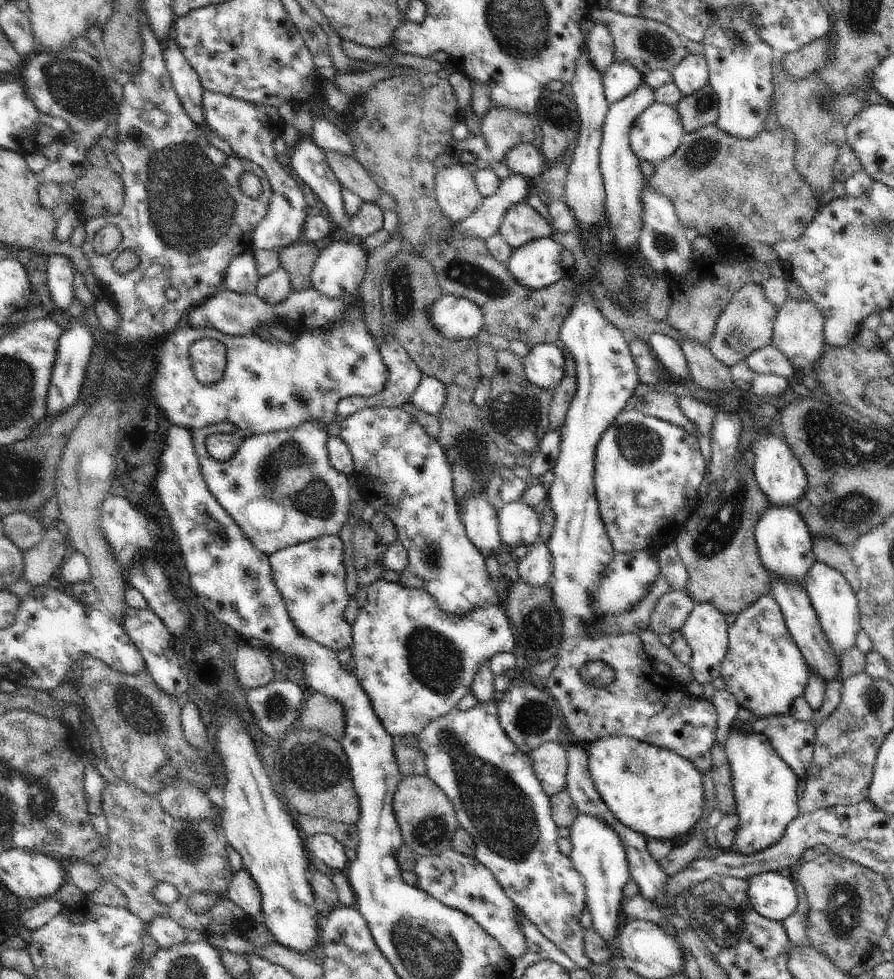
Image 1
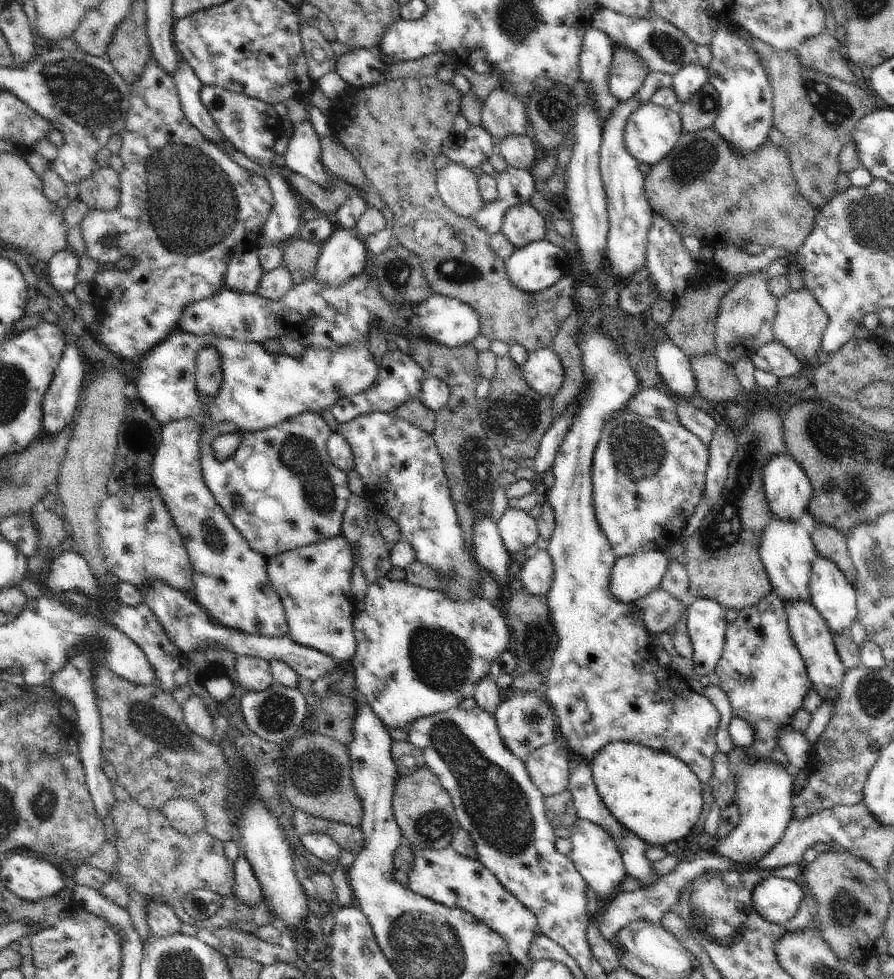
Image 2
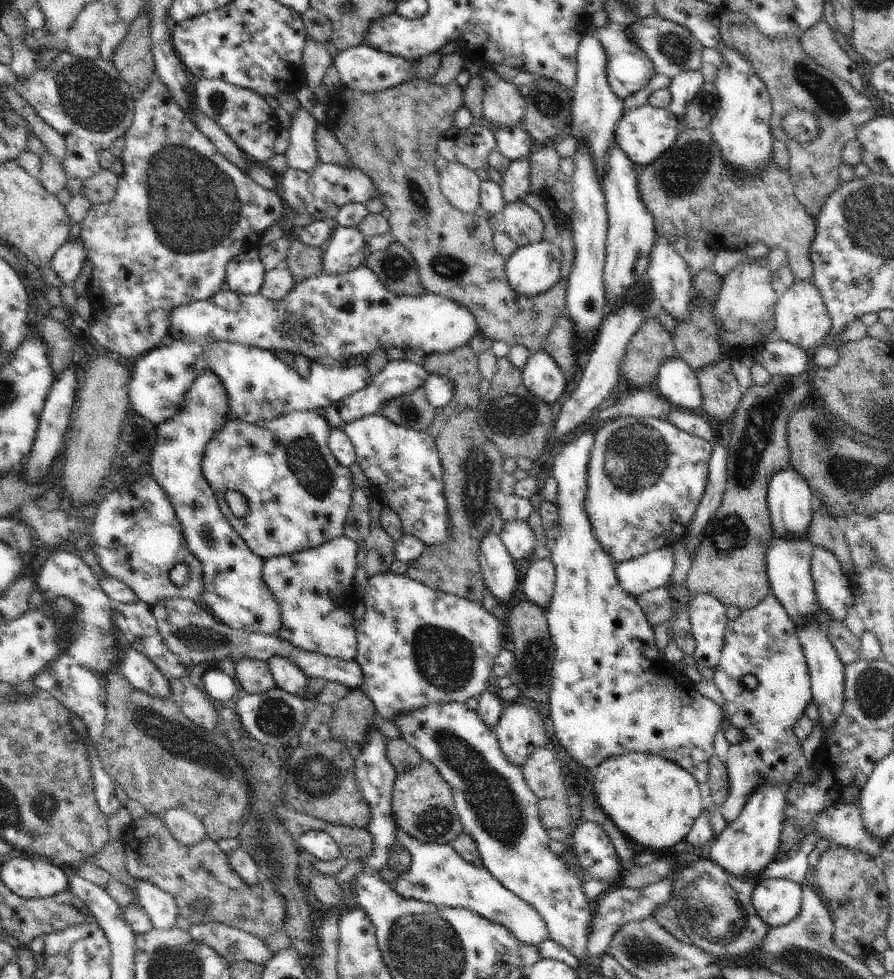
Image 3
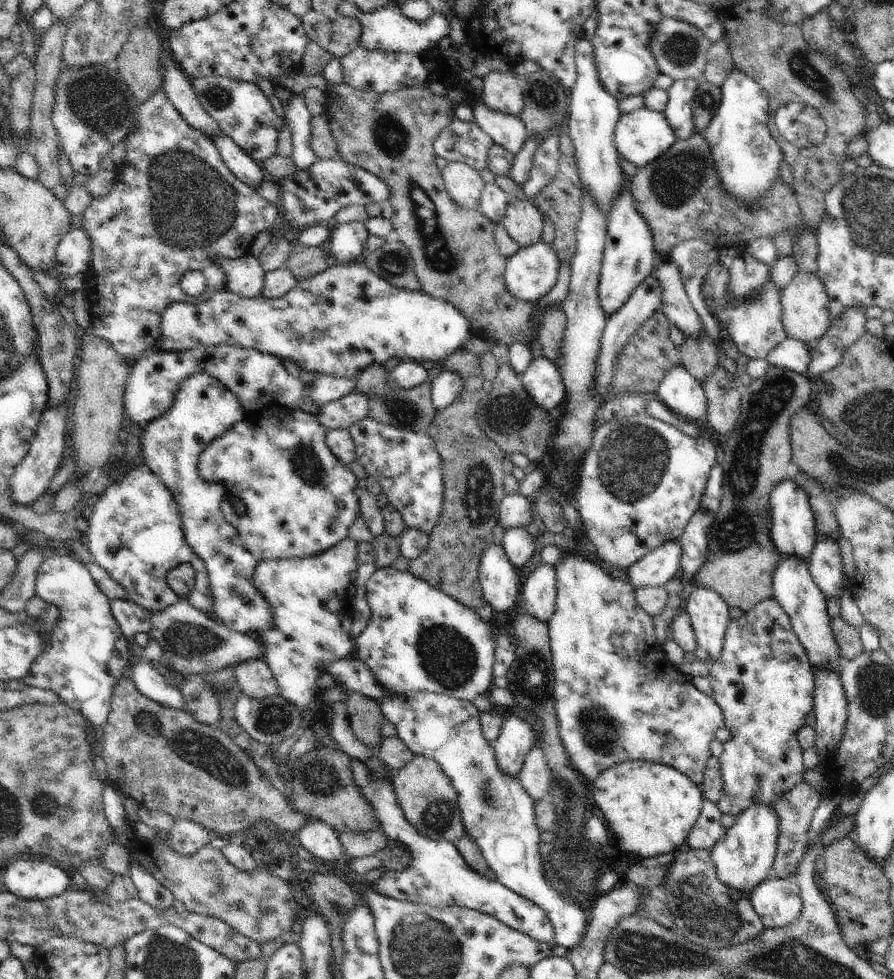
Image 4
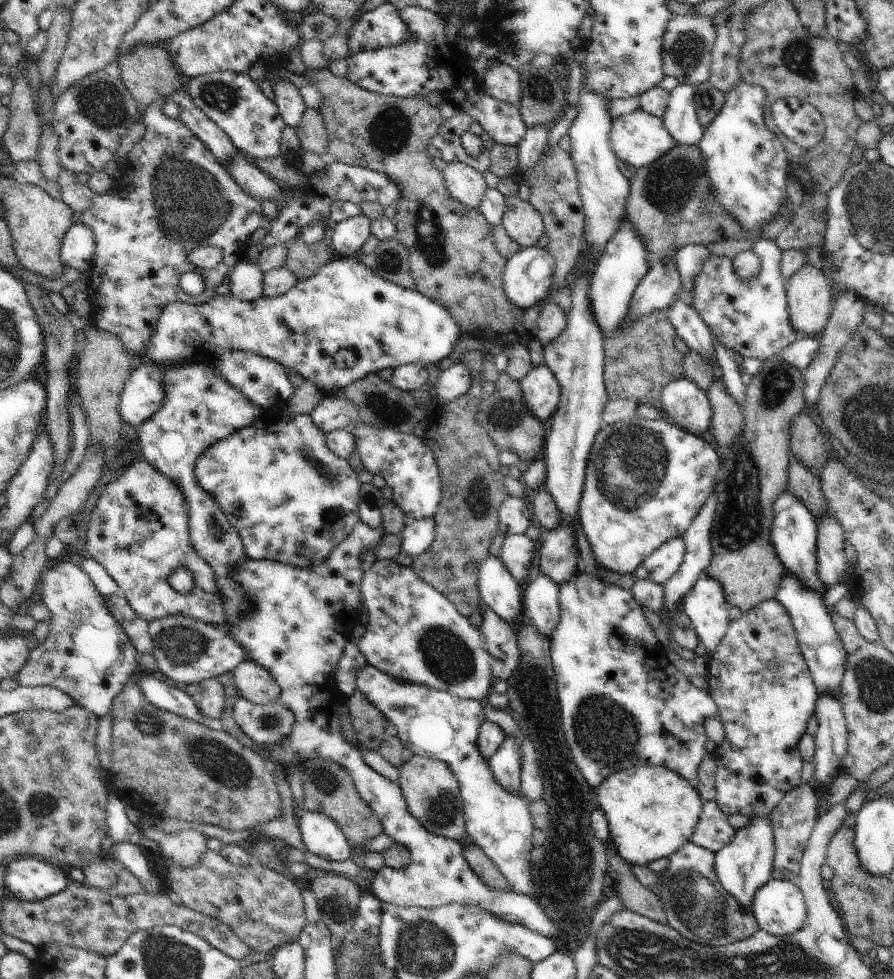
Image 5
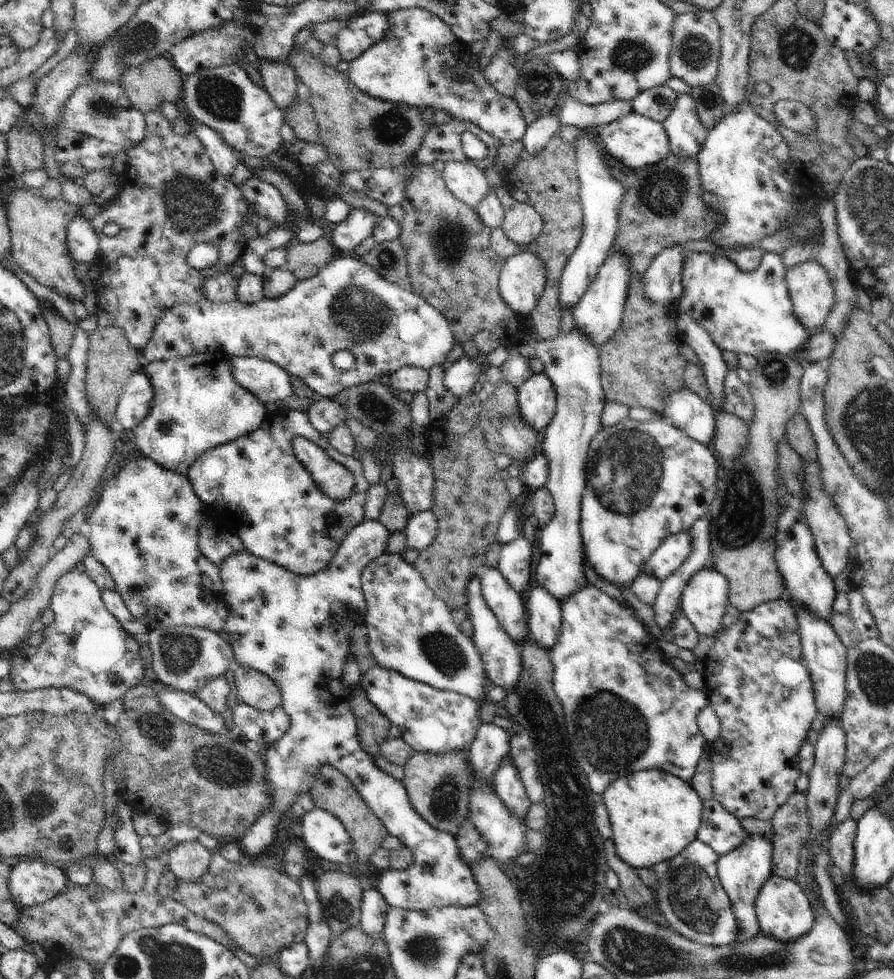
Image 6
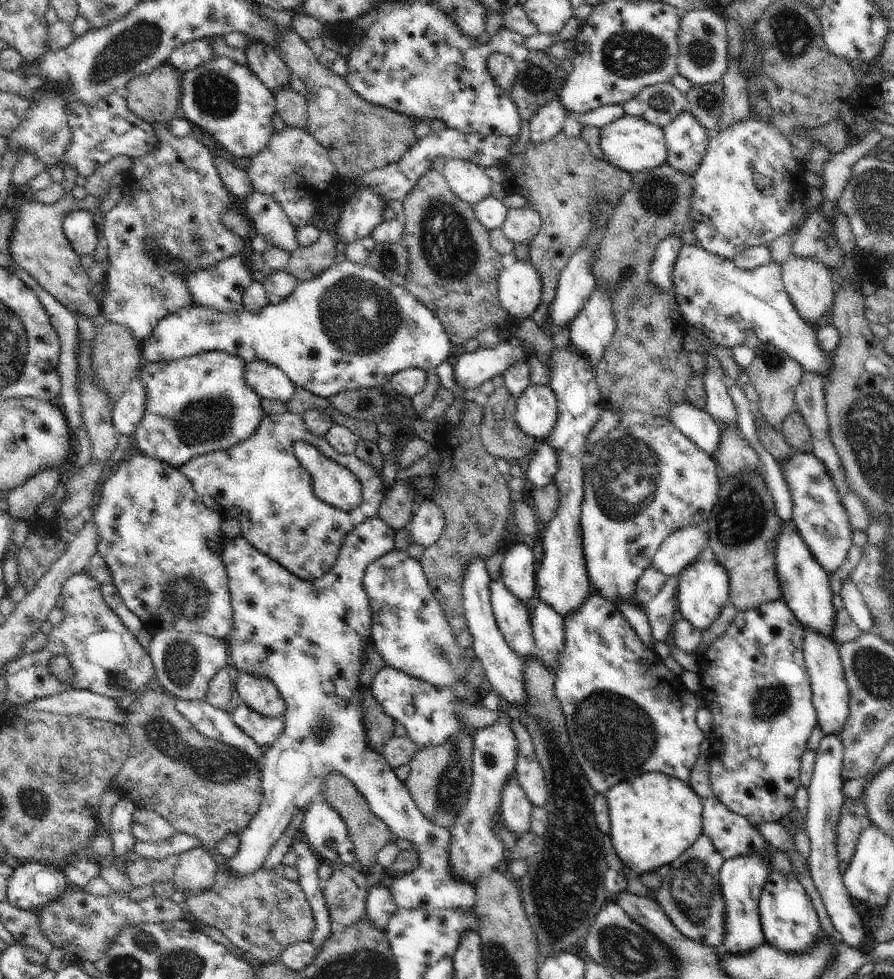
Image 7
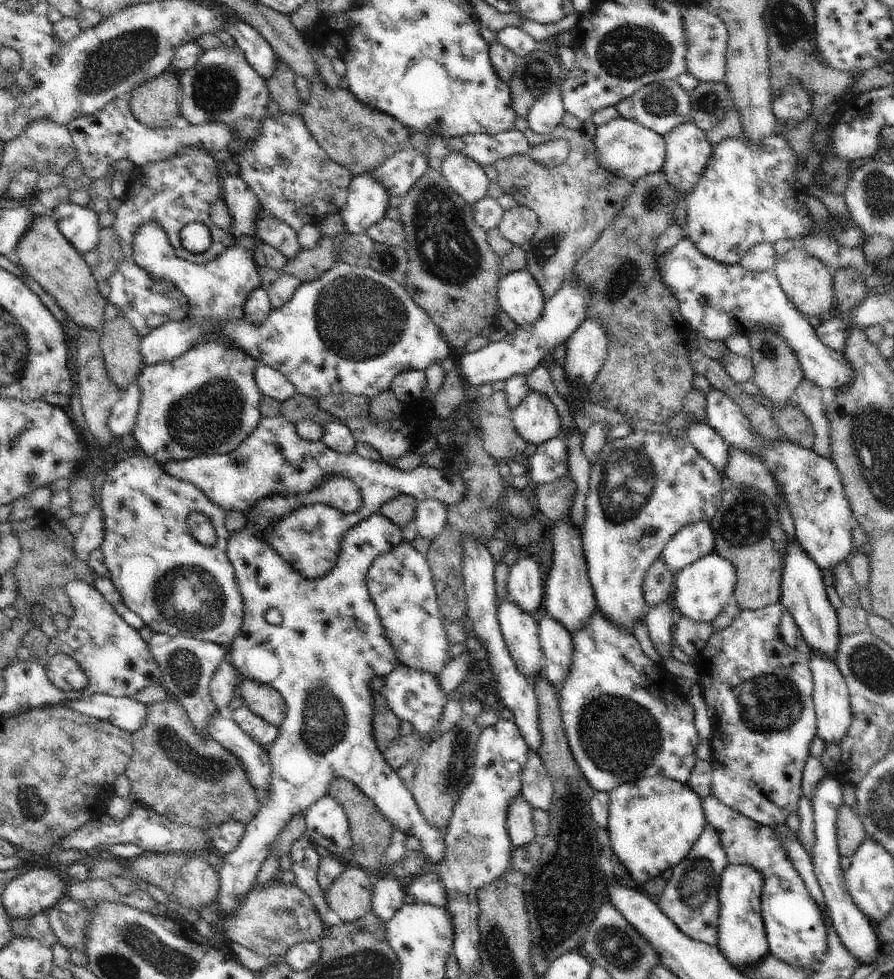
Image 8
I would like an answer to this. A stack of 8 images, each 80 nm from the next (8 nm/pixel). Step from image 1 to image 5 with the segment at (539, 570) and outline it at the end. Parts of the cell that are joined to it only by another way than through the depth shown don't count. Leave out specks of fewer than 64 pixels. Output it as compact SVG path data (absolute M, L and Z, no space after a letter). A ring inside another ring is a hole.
M540 574L530 584L524 585L522 591L523 622L536 626L536 632L550 639L560 617L559 586L550 576Z

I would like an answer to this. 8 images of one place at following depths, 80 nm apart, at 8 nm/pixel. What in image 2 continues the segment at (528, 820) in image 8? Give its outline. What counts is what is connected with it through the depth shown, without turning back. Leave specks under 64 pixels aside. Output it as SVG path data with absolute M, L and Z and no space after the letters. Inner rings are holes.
M515 690L513 693L505 694L504 701L500 703L495 712L497 727L504 746L522 761L528 758L538 747L552 743L554 733L557 731L555 716L548 700L543 702L542 692L524 692Z

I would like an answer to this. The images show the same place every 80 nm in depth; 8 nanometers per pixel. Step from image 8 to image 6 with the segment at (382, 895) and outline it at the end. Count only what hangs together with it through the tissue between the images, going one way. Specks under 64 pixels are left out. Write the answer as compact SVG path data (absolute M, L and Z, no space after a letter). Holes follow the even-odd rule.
M376 887L363 892L360 908L361 918L357 927L368 934L382 933L386 923L386 912L391 907L376 890Z

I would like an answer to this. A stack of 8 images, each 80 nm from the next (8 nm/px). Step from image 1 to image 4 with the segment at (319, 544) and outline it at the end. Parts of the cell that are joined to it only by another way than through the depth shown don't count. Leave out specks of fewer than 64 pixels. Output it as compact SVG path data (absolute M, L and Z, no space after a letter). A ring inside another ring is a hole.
M346 537L344 540L341 540L338 544L335 544L332 548L325 550L321 555L315 557L306 557L305 559L268 559L263 561L257 561L255 569L253 570L253 579L252 584L255 588L266 598L266 602L270 605L273 617L272 624L266 629L258 631L254 634L254 638L263 645L263 657L262 659L272 671L273 677L276 679L277 685L279 686L278 694L285 698L288 702L291 702L302 714L306 712L309 708L313 712L312 718L318 723L322 722L327 724L330 729L330 719L332 712L330 708L327 708L325 705L318 705L318 700L322 698L322 692L324 690L318 687L318 678L325 673L331 664L338 662L348 656L351 653L352 647L354 645L350 641L350 630L352 630L352 618L354 606L354 598L356 597L356 591L358 590L356 585L356 580L358 580L358 554L362 550L363 546L356 540Z

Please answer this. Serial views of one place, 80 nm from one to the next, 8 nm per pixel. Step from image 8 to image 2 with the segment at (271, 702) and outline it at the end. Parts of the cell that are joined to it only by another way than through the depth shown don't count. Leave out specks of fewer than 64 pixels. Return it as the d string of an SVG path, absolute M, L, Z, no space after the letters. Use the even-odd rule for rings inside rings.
M239 656L236 659L236 672L239 683L249 691L265 691L276 682L270 662L260 657Z

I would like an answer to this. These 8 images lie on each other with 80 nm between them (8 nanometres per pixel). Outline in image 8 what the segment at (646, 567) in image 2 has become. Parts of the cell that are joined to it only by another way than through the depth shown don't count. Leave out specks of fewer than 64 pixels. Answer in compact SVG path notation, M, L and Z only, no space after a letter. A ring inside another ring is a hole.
M702 521L678 530L678 533L674 534L664 546L660 558L663 558L664 566L668 566L668 570L677 575L686 566L713 552L712 524L710 521Z

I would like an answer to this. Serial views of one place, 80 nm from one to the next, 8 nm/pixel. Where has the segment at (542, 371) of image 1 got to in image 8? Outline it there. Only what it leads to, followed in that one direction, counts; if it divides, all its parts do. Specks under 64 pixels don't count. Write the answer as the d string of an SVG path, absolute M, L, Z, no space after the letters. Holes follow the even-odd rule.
M530 391L513 412L518 434L537 447L562 435L561 418L546 394Z

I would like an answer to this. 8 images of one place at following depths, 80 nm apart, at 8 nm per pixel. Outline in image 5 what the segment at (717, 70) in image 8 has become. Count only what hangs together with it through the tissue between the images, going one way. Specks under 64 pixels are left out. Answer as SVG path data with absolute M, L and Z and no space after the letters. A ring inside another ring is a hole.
M695 14L674 15L664 30L662 42L662 70L665 76L676 78L679 83L692 84L695 88L702 82L710 81L712 48L716 36L713 18Z

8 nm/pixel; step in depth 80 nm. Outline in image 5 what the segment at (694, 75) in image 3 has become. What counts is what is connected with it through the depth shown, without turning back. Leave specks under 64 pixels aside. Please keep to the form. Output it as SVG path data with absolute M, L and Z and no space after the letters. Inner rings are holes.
M679 83L670 91L663 120L675 145L696 146L704 137L705 129L698 122L694 94L695 87L687 83Z

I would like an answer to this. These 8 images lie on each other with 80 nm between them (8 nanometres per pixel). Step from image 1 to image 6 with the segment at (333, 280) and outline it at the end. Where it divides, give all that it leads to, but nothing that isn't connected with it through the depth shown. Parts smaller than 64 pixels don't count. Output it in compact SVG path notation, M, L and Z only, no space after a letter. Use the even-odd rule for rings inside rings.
M364 208L352 209L352 212L334 228L332 244L339 255L352 254L367 237L372 236L374 226L380 218Z

